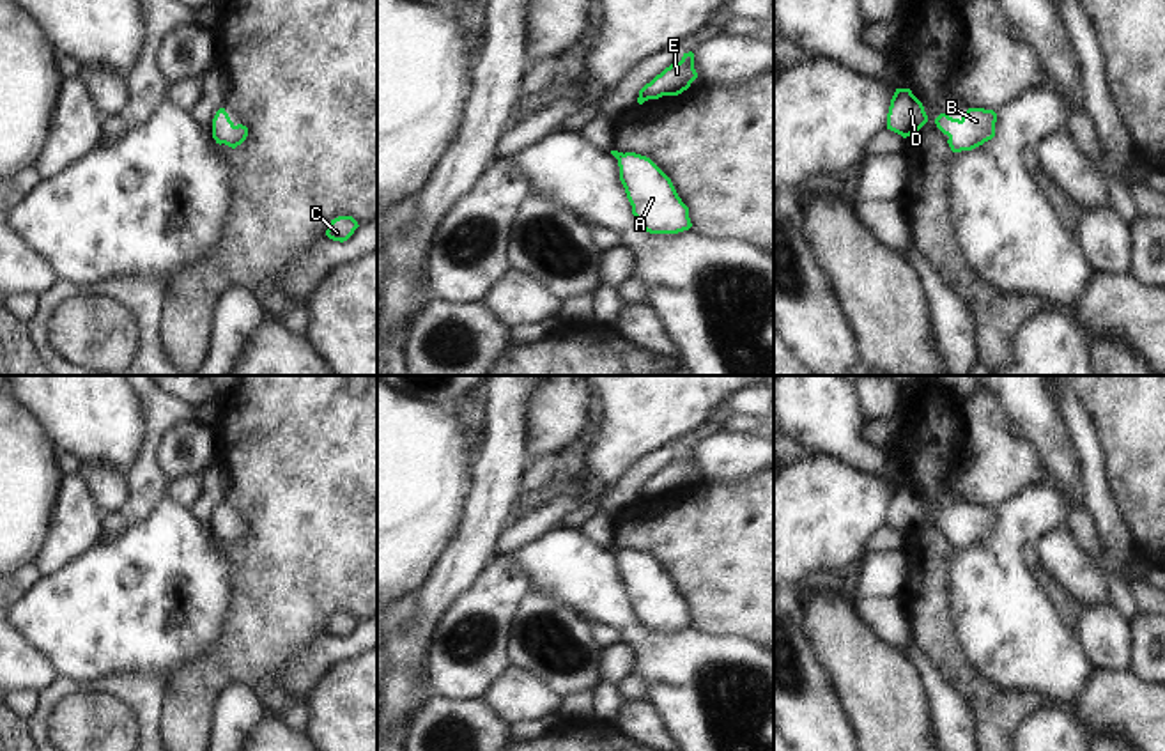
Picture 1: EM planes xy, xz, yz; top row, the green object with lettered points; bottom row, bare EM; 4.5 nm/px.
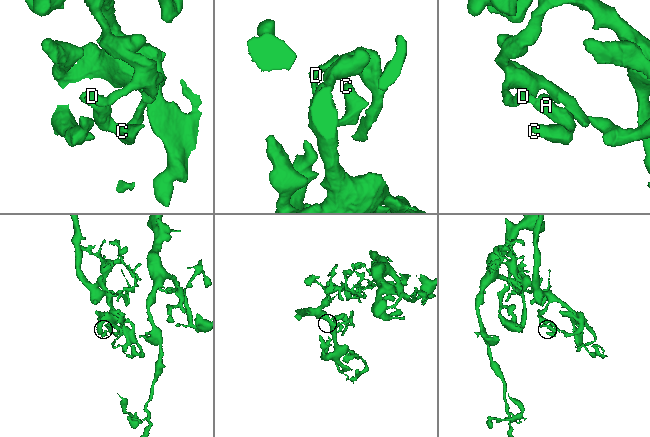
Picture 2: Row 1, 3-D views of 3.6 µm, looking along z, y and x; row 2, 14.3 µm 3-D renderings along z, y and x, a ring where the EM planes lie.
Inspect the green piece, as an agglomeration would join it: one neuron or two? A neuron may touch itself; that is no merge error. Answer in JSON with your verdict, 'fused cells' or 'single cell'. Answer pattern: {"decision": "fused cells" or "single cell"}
{"decision": "single cell"}

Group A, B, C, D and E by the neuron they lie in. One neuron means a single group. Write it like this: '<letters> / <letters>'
A B C D E

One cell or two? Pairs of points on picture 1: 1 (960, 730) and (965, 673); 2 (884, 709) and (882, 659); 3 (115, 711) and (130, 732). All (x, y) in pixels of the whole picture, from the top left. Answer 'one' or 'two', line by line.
1: two
2: one
3: one

